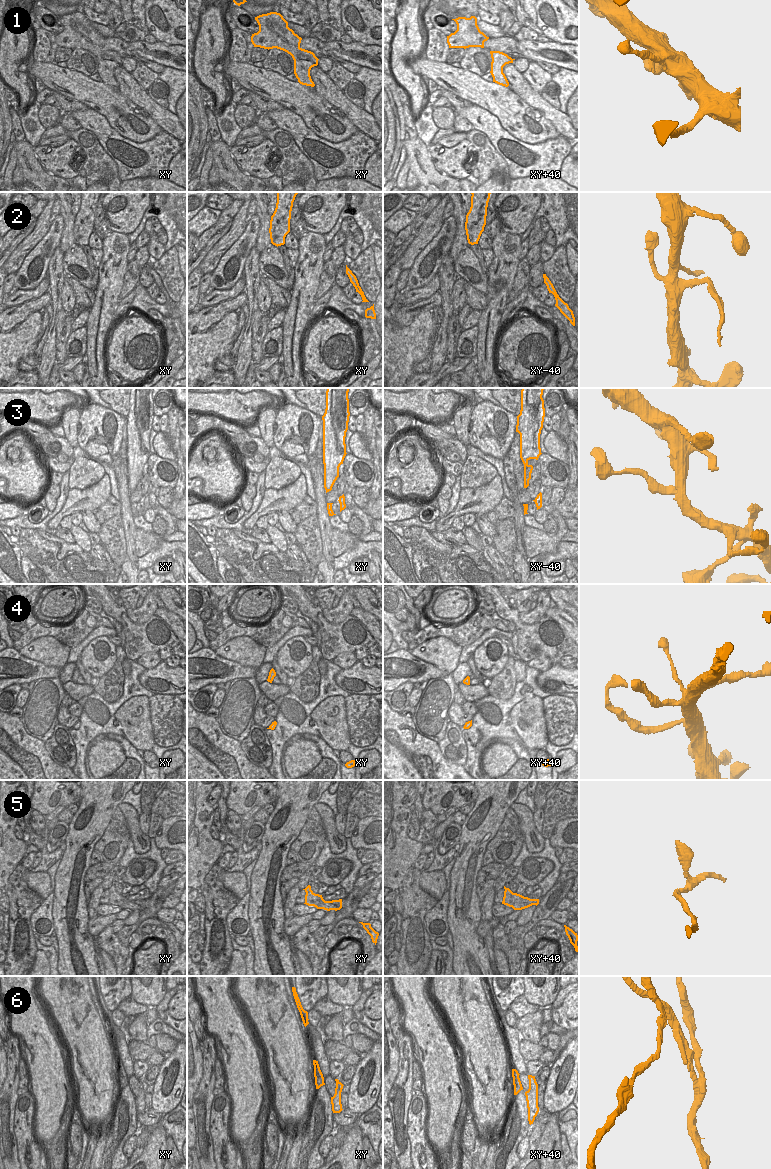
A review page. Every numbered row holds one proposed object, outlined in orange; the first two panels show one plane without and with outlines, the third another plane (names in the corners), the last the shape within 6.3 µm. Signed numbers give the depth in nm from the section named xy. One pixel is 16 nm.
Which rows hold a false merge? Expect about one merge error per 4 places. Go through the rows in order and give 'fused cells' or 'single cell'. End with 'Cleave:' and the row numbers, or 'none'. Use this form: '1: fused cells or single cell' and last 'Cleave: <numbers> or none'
1: single cell
2: fused cells
3: single cell
4: single cell
5: single cell
6: fused cells
Cleave: 2, 6

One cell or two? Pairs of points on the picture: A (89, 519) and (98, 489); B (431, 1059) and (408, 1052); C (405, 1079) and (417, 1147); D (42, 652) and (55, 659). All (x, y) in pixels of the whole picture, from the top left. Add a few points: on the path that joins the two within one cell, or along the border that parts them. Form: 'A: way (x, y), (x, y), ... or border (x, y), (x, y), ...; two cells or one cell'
A: border (94, 511), (87, 510), (81, 512); two cells
B: border (407, 1032), (411, 1038), (414, 1055), (417, 1060); two cells
C: border (412, 1096), (409, 1102), (406, 1127); two cells
D: way (45, 652), (52, 656); one cell

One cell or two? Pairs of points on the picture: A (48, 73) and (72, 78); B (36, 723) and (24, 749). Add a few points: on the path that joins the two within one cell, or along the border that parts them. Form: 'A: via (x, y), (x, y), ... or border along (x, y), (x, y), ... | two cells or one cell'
A: via (54, 77), (66, 78) | one cell
B: border along (20, 718), (23, 728), (43, 742) | two cells

